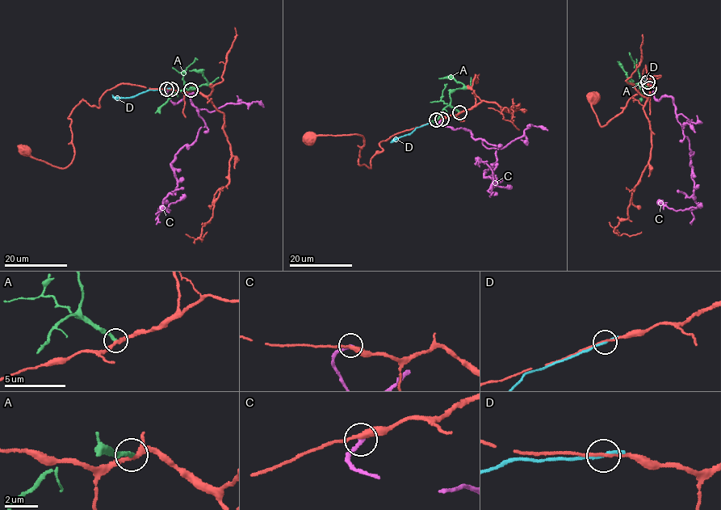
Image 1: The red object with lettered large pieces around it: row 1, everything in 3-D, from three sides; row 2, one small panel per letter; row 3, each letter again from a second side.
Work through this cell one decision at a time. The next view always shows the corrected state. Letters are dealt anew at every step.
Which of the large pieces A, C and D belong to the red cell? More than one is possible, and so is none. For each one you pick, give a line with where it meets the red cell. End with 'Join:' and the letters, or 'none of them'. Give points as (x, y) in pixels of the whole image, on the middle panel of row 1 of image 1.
C: contact (442, 119)
Join: C

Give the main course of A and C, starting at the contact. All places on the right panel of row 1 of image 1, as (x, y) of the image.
A: (649, 88), (639, 83), (629, 83), (626, 72), (617, 61)
C: (649, 82), (659, 101), (670, 97), (693, 153), (691, 178), (697, 207), (672, 209), (660, 203), (661, 208)

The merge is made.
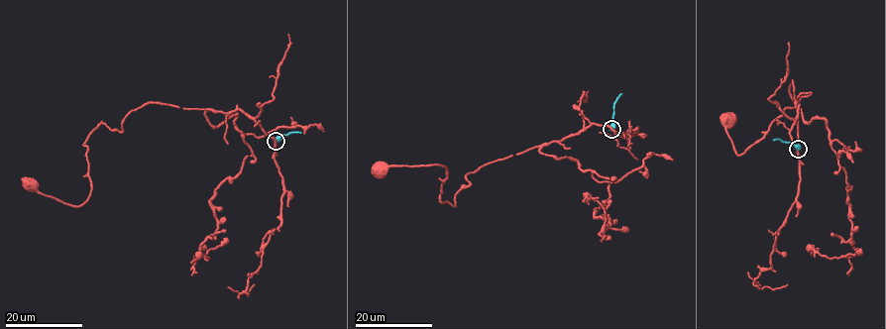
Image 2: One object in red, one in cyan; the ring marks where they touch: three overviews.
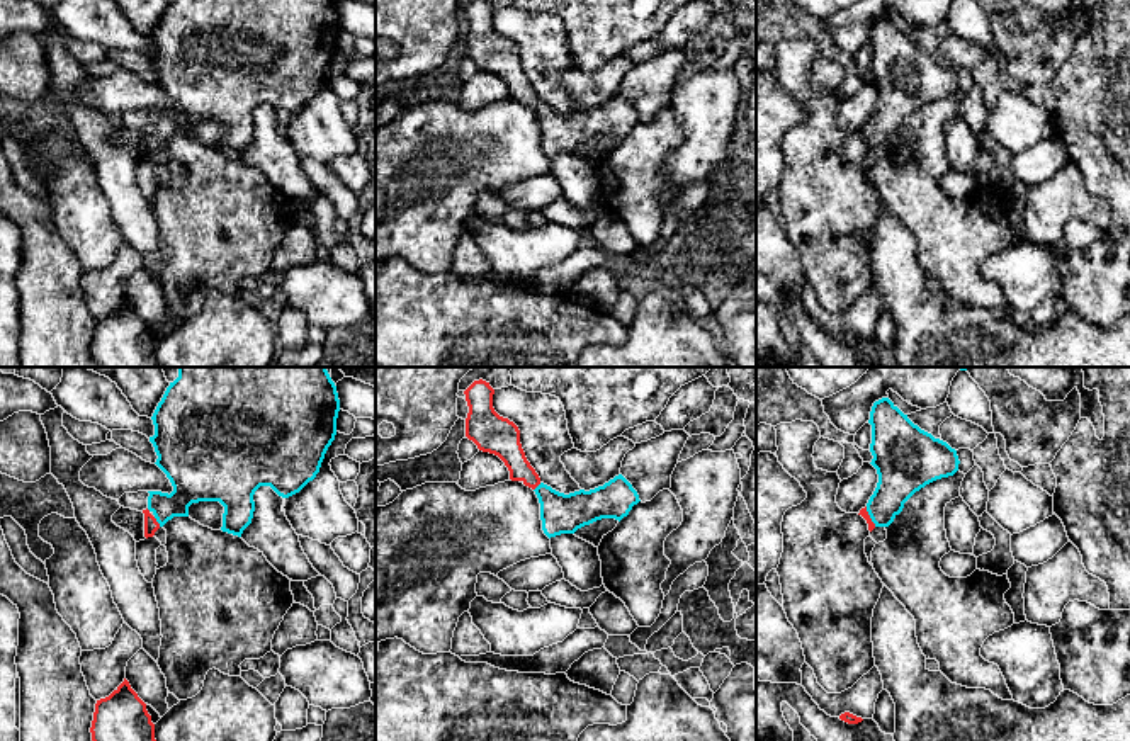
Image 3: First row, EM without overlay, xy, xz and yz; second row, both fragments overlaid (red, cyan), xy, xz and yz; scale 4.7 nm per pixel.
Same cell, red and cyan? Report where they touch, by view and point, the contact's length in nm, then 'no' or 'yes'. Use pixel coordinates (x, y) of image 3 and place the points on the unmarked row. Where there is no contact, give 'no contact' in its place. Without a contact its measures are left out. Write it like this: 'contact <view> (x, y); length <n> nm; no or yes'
contact xy (157, 141); length 60 nm; yes

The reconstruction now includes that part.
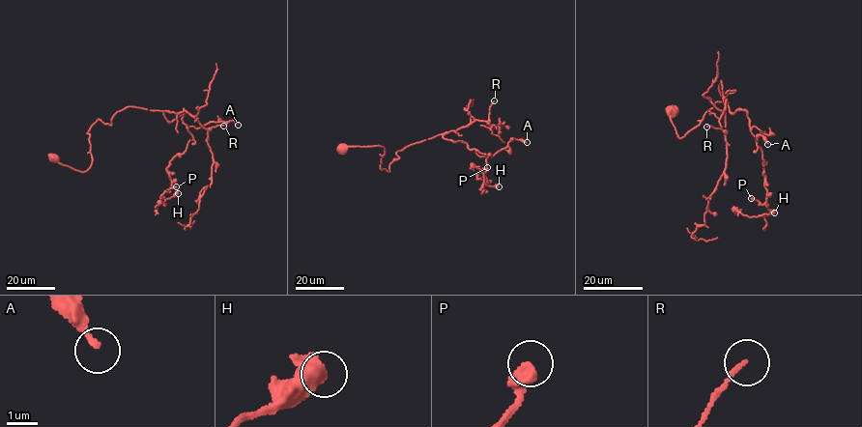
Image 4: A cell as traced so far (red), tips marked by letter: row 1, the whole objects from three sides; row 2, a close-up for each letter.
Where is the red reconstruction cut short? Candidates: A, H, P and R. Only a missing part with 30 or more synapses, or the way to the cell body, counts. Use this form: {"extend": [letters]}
{"extend": []}

